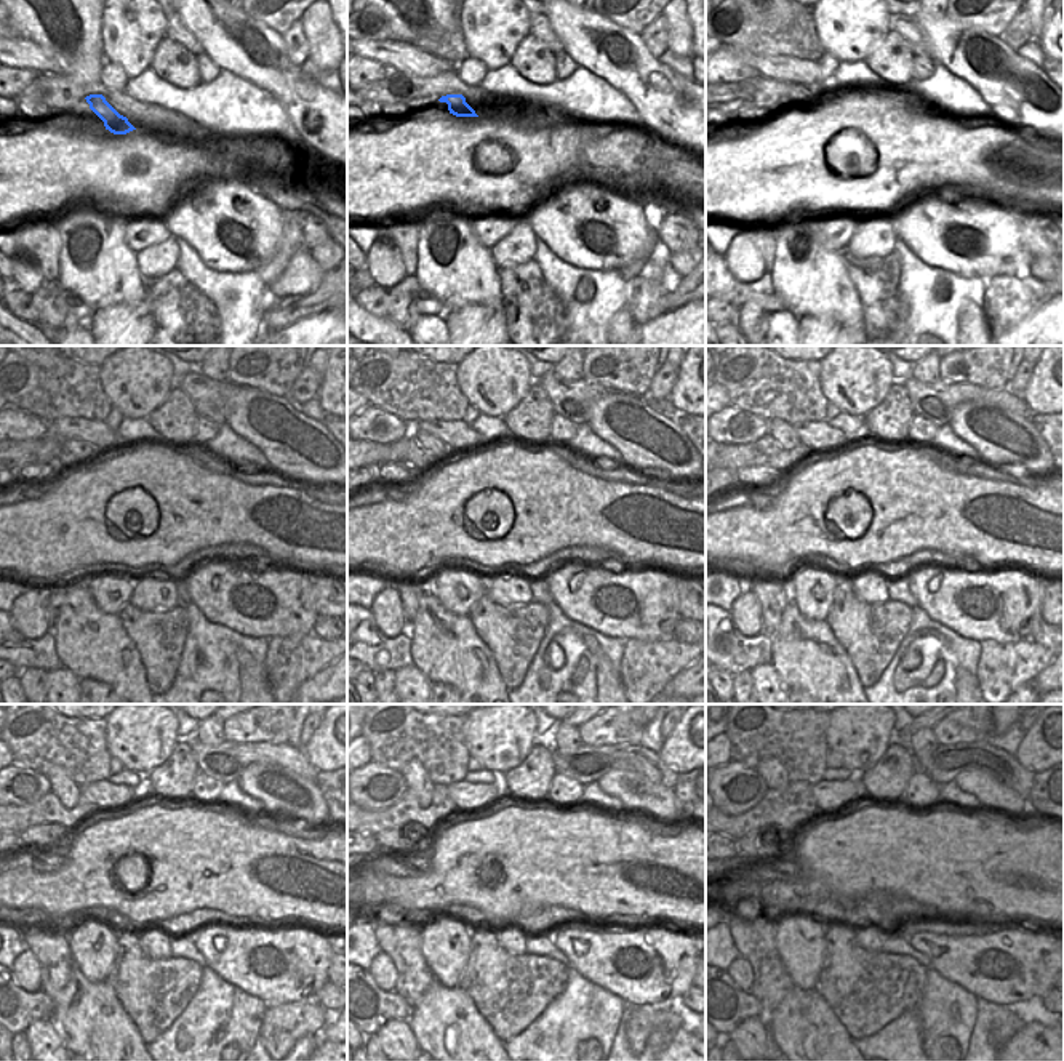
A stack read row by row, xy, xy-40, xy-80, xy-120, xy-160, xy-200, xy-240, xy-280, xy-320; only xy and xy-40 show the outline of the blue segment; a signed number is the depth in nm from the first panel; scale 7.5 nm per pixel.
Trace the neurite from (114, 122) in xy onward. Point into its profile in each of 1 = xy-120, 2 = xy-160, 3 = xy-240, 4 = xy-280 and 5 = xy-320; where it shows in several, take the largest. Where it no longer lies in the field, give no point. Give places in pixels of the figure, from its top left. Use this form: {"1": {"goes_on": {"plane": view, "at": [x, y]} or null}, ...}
{"1": {"goes_on": {"plane": "xy-120", "at": [74, 450]}}, "2": {"goes_on": {"plane": "xy-160", "at": [442, 452]}}, "3": {"goes_on": {"plane": "xy-240", "at": [68, 792]}}, "4": {"goes_on": {"plane": "xy-280", "at": [415, 775]}}, "5": {"goes_on": {"plane": "xy-320", "at": [770, 770]}}}

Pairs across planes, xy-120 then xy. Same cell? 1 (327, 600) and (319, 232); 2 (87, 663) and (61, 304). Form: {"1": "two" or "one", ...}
{"1": "one", "2": "two"}

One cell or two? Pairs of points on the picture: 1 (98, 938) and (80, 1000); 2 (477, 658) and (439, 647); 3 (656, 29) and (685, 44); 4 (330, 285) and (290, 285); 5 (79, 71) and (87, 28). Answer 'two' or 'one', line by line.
1: two
2: one
3: two
4: two
5: one

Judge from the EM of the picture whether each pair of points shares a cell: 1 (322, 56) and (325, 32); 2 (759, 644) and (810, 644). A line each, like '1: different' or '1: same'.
1: same
2: different

